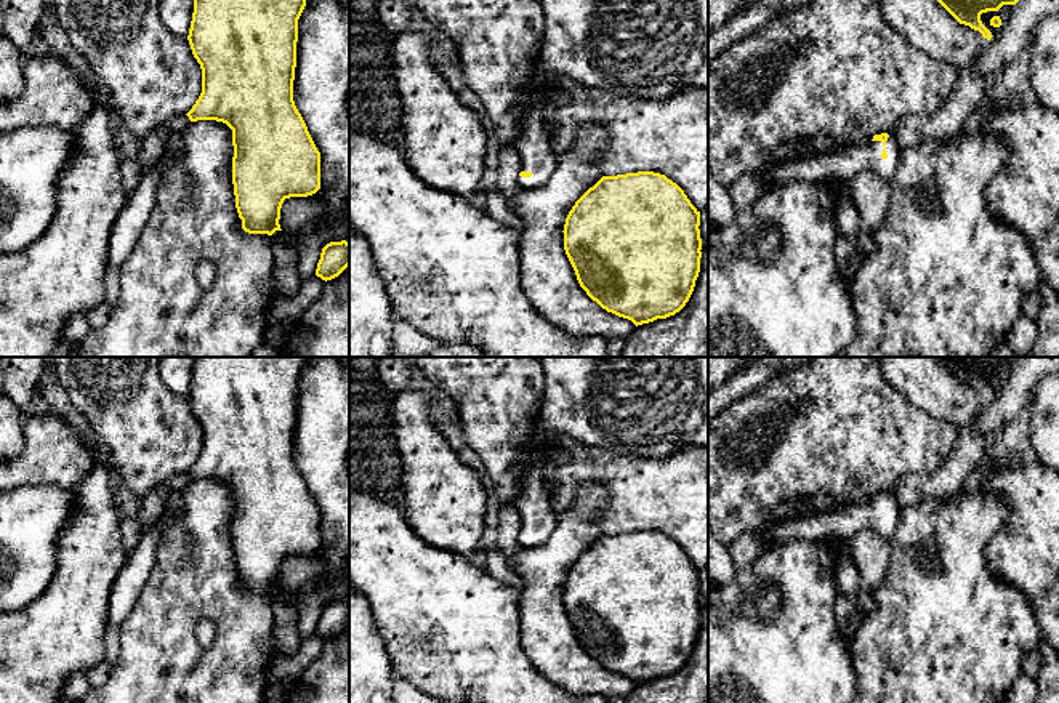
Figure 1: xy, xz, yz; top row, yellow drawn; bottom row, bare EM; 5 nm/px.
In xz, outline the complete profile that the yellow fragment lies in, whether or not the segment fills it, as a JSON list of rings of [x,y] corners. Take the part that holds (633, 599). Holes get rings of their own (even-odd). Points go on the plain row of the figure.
[[[665,533],[602,535],[569,570],[564,609],[586,653],[638,685],[674,674],[689,660],[700,631],[699,584],[700,570]]]

